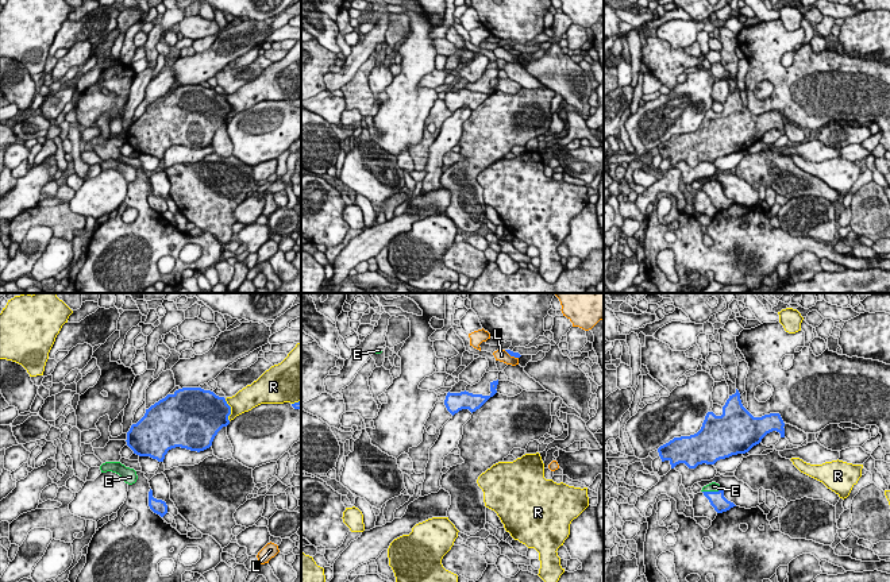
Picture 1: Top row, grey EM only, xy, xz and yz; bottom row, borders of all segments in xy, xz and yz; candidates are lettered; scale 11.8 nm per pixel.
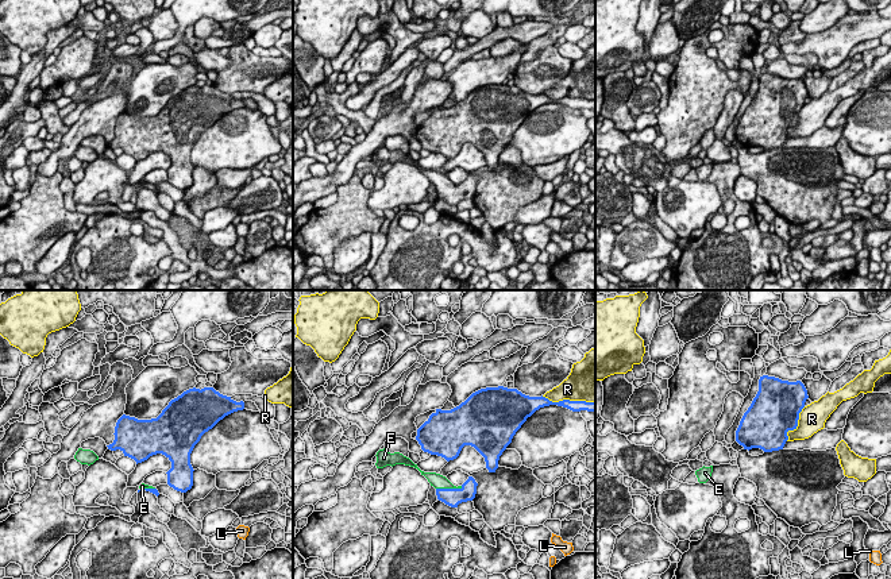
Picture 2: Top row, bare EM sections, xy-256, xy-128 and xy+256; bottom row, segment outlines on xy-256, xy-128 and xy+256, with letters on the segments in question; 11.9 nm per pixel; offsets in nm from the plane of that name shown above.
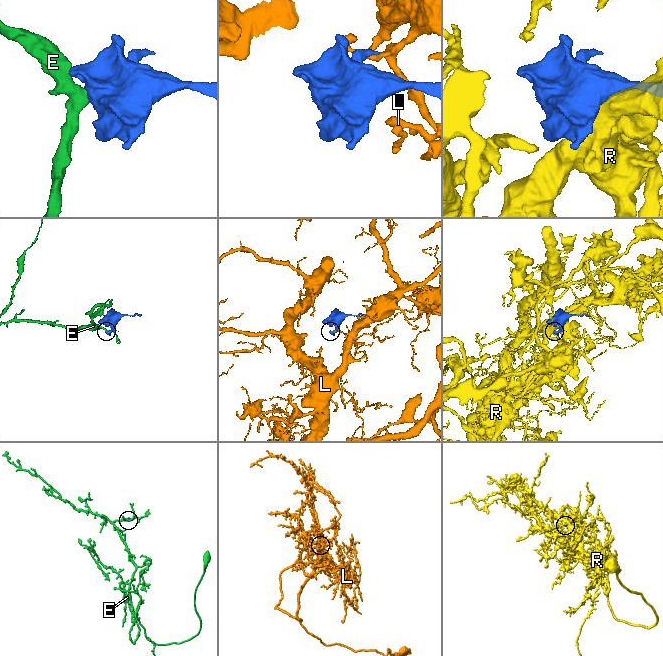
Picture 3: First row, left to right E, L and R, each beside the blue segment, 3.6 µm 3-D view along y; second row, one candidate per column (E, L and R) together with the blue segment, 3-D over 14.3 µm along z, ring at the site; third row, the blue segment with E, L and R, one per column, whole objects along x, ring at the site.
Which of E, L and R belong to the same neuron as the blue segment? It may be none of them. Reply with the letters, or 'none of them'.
E

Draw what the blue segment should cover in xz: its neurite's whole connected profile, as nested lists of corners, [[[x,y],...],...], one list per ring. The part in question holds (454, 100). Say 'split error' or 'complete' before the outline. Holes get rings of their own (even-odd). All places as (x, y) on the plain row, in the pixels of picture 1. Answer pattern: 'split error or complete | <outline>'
complete | [[[498,77],[490,80],[490,92],[482,93],[482,92],[473,92],[469,89],[461,89],[461,90],[447,90],[444,103],[447,108],[454,113],[462,107],[469,107],[471,111],[479,107],[490,95],[493,95],[497,90],[497,82]]]

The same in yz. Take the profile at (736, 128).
complete | [[[740,90],[729,93],[723,104],[723,112],[716,113],[708,109],[701,127],[690,134],[674,135],[669,140],[658,146],[662,159],[669,158],[671,166],[679,161],[685,161],[689,166],[696,166],[698,162],[714,162],[720,157],[729,155],[737,151],[748,150],[754,143],[759,142],[762,136],[777,128],[781,135],[785,135],[785,120],[779,111],[770,111],[762,115],[754,115],[741,101]]]

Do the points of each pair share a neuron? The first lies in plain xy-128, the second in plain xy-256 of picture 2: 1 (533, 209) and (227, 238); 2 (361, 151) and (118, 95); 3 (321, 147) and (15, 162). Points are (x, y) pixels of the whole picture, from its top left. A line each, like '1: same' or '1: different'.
1: different
2: same
3: different

